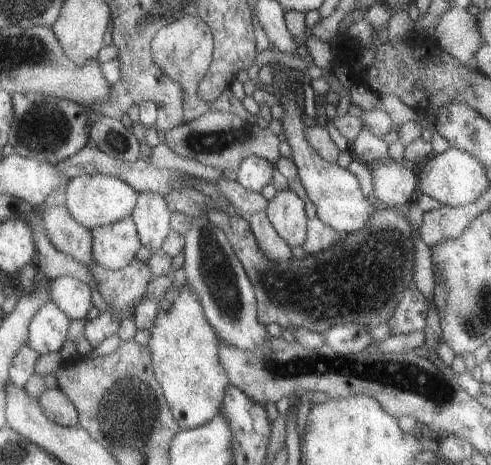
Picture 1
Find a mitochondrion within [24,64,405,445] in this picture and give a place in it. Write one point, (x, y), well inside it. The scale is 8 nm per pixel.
(217, 271)

